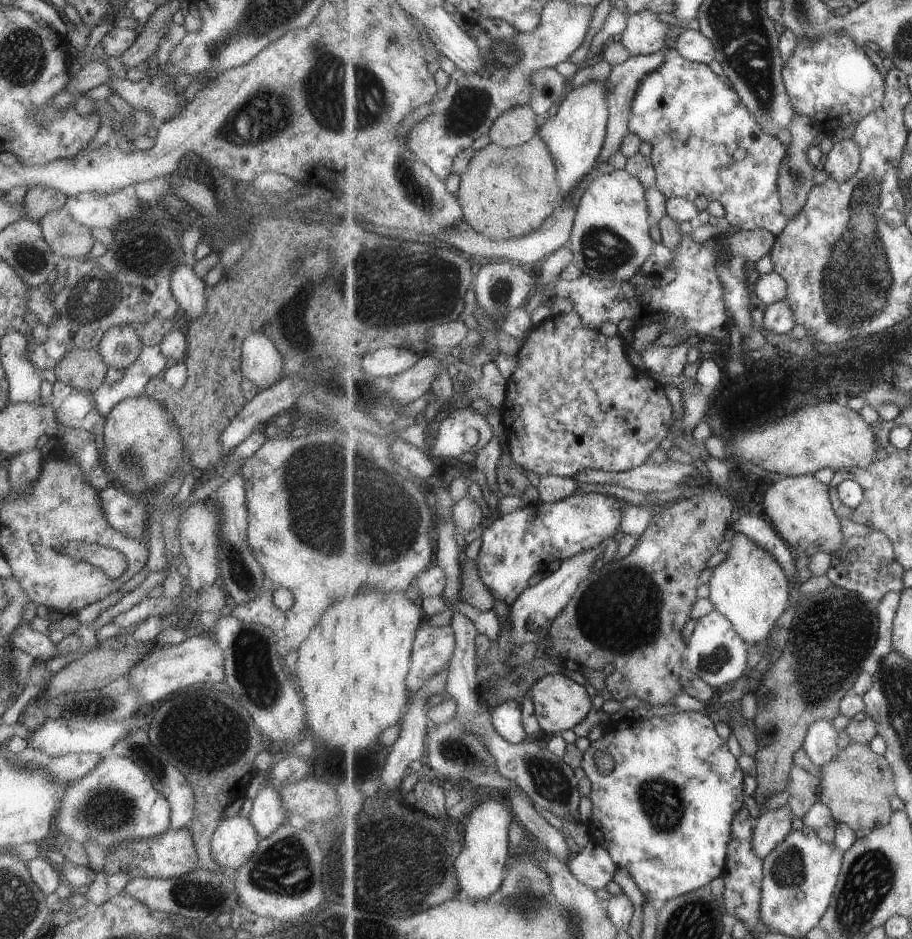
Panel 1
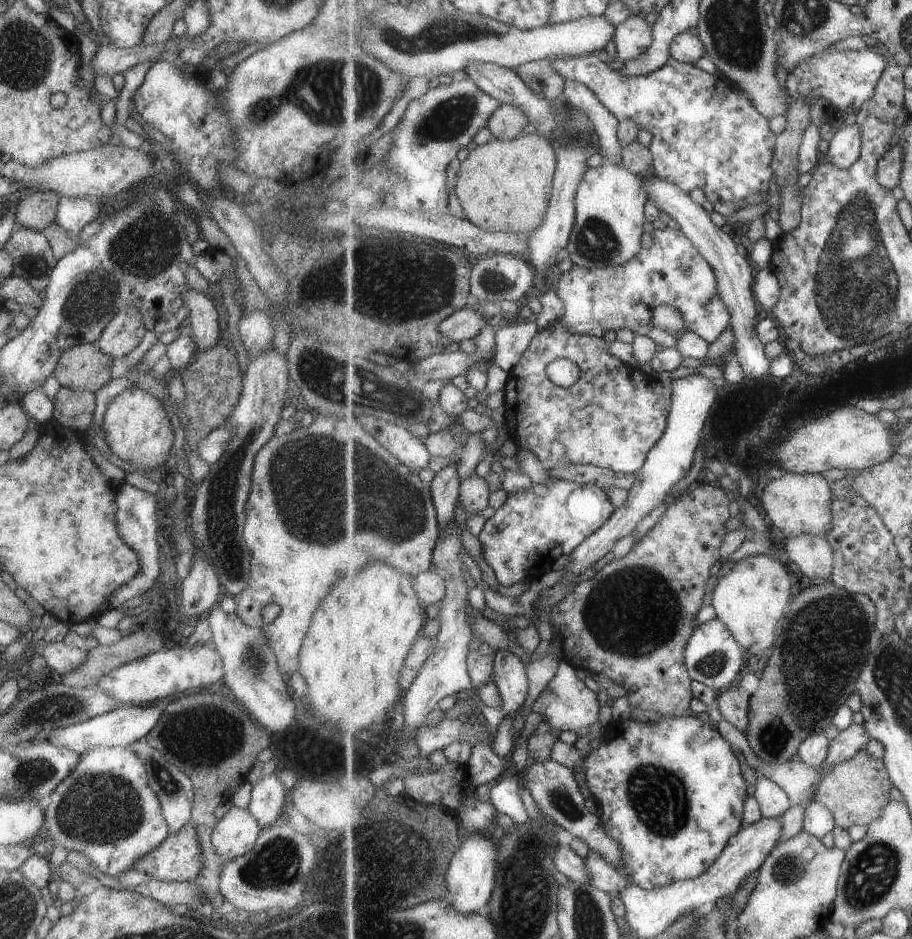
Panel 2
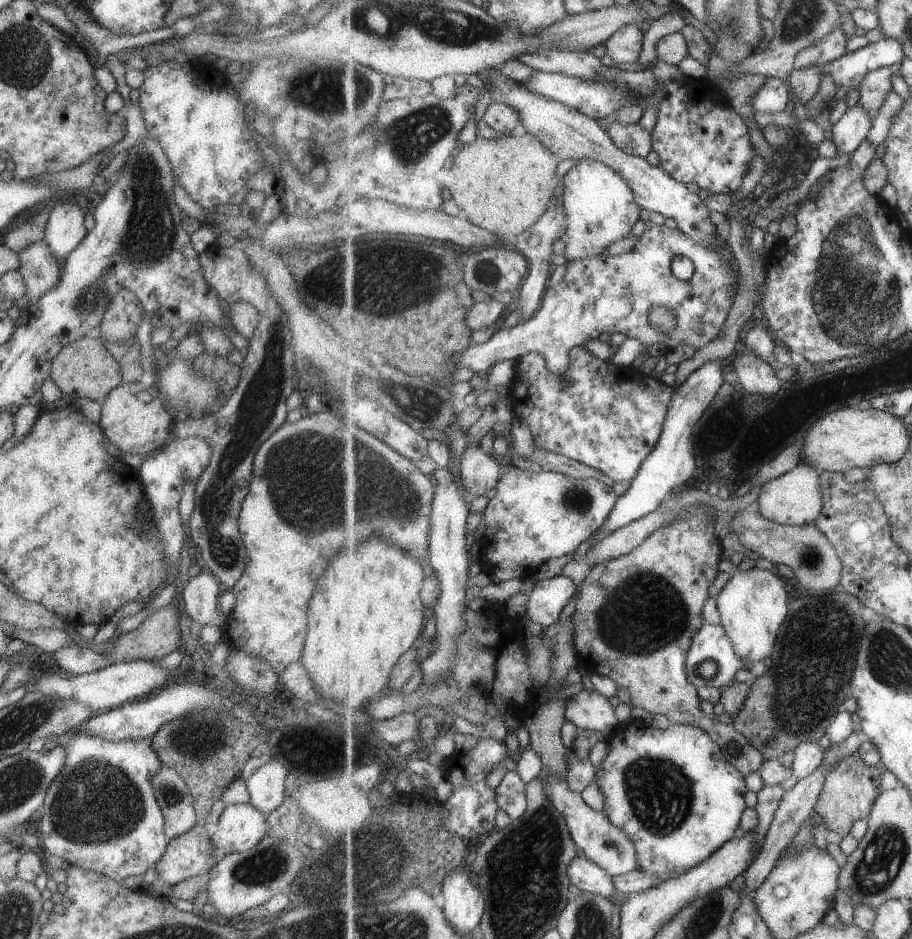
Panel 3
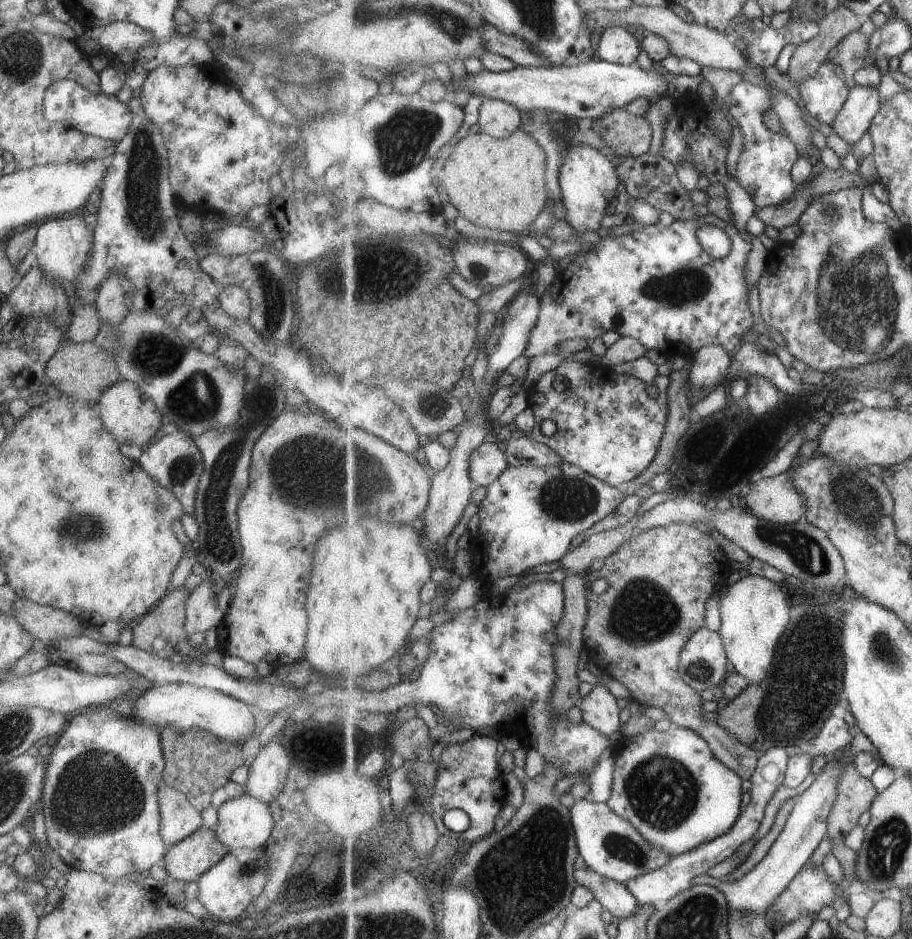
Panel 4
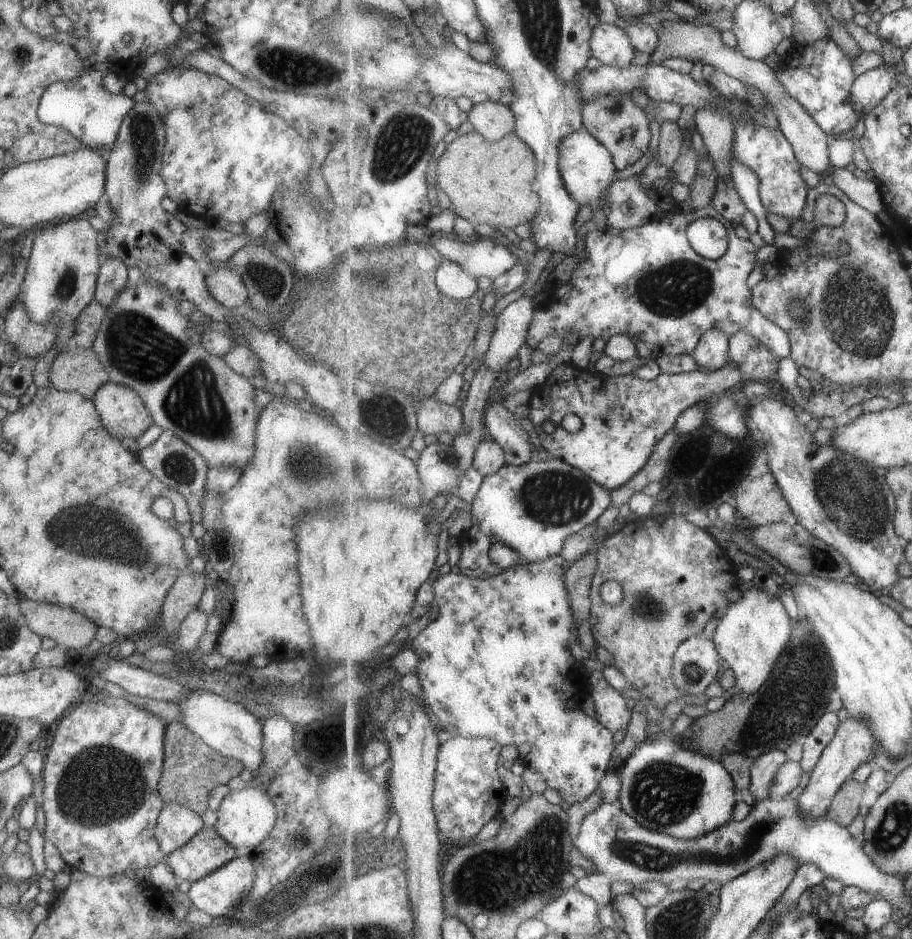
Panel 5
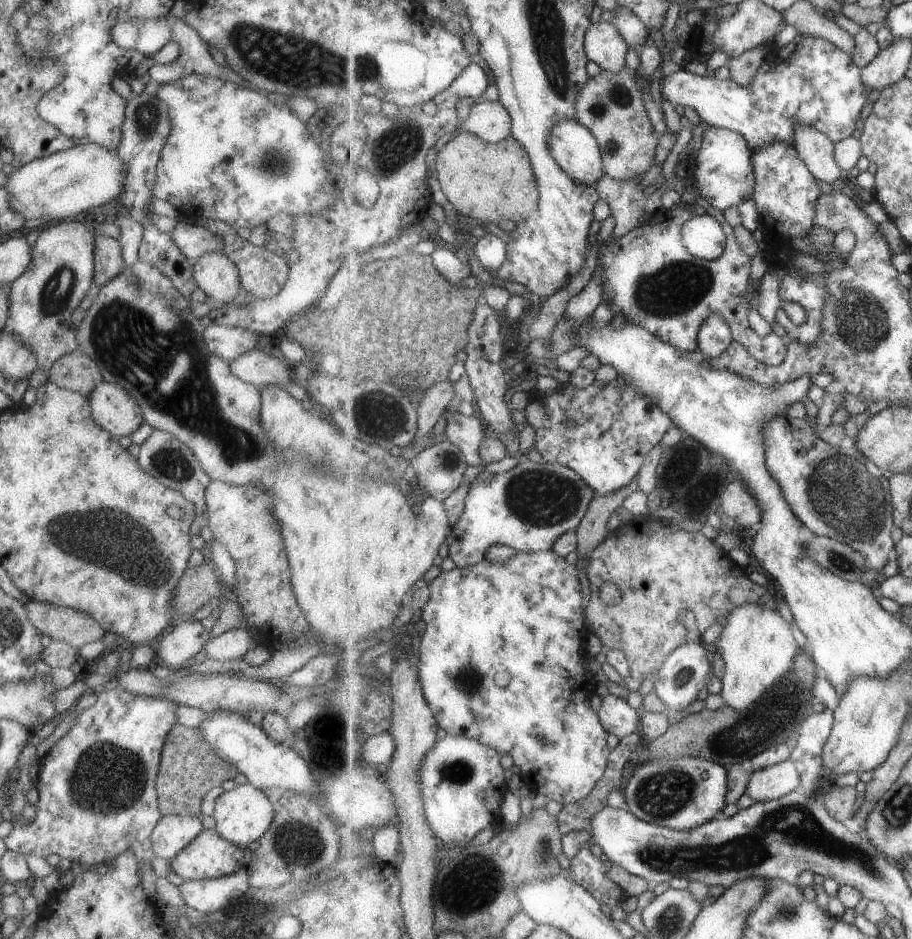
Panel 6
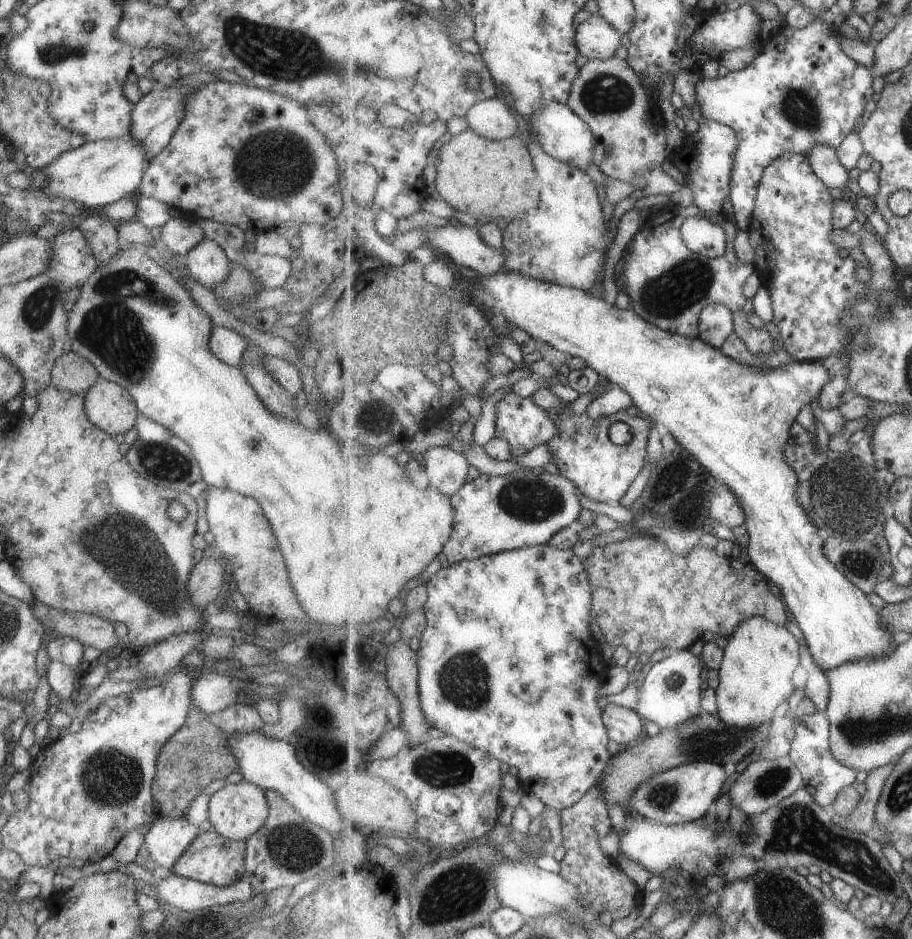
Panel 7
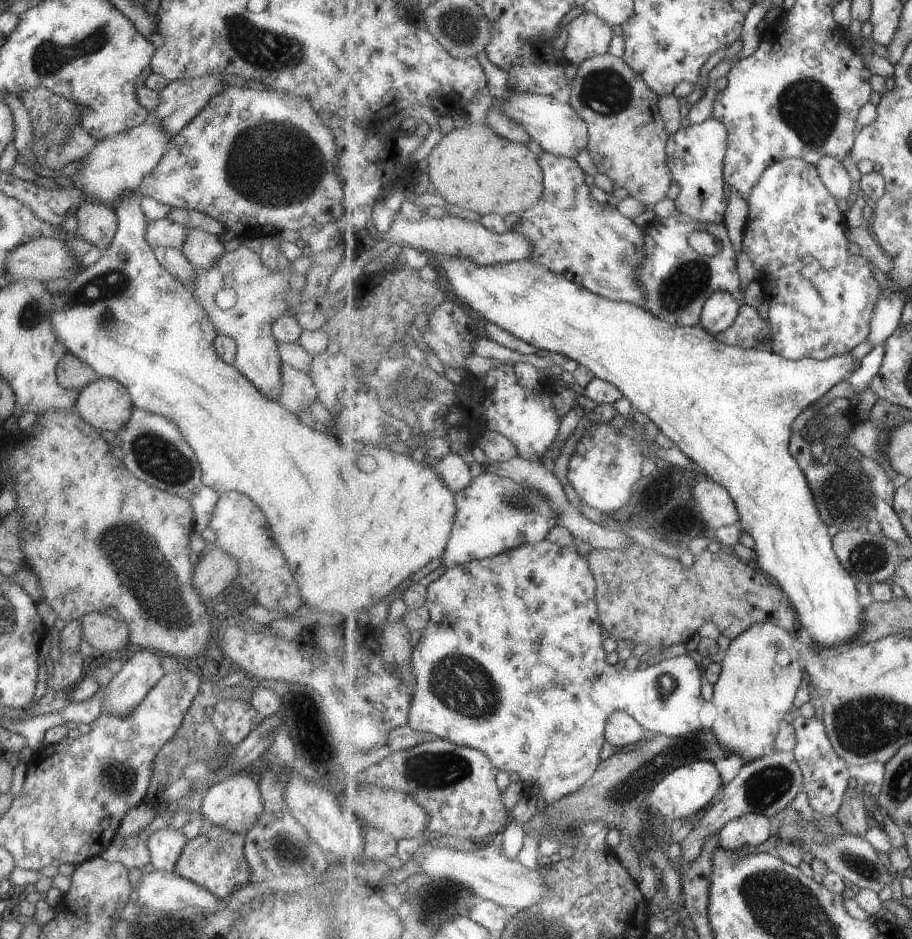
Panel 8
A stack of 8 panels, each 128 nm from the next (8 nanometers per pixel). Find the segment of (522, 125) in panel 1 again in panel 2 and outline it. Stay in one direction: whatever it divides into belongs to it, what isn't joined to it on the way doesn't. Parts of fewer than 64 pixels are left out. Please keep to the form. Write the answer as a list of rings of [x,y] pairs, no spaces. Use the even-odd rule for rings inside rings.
[[[502,104],[493,115],[488,128],[497,139],[513,140],[529,123],[529,117],[519,107]]]

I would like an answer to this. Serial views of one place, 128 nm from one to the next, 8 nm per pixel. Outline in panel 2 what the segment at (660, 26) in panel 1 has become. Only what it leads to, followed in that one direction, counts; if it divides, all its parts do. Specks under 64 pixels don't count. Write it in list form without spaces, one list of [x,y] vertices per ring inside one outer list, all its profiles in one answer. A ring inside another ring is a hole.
[[[632,14],[624,23],[617,26],[614,41],[619,60],[628,62],[638,59],[652,47],[653,27],[644,16]]]

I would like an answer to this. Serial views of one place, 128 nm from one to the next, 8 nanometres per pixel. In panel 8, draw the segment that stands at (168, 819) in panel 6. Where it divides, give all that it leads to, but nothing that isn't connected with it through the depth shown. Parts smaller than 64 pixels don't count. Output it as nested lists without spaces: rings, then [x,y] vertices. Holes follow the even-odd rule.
[[[165,827],[150,834],[147,845],[155,869],[175,872],[175,866],[189,839],[178,828]]]

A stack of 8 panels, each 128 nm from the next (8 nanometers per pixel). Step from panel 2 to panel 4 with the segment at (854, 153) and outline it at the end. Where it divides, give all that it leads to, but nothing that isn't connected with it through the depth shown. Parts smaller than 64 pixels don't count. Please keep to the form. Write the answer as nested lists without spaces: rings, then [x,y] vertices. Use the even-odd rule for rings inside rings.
[[[857,83],[849,94],[841,114],[838,115],[834,131],[854,146],[873,127],[873,120],[882,108],[880,88]]]

